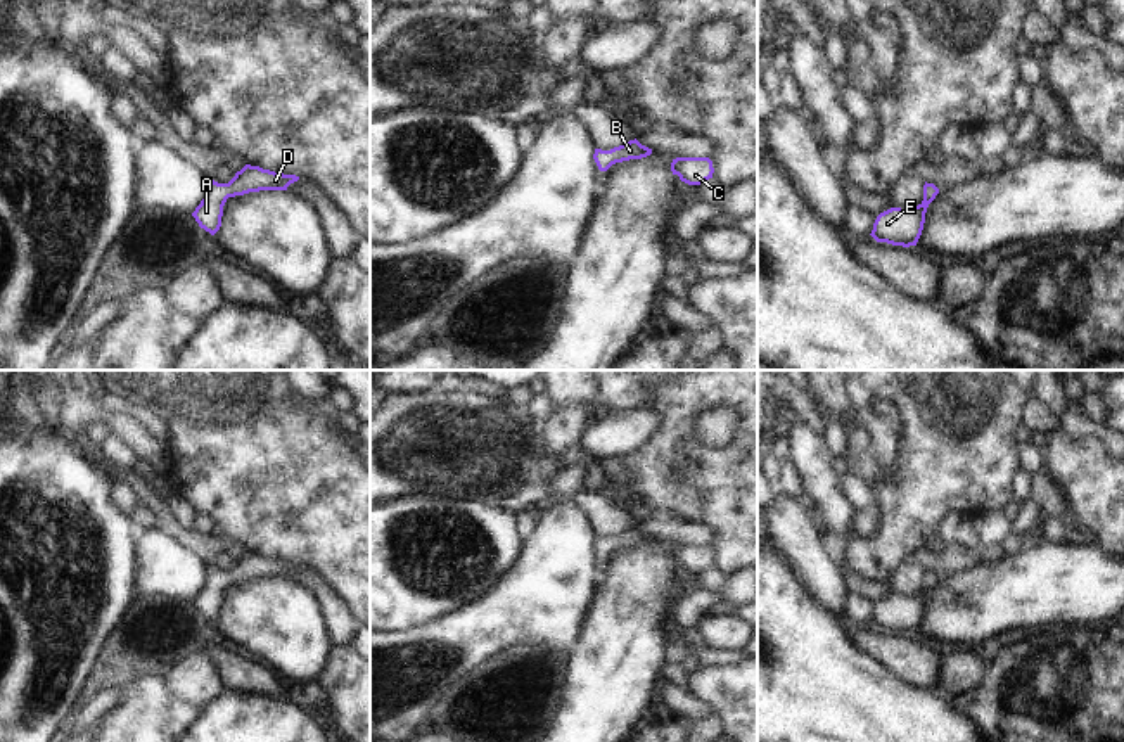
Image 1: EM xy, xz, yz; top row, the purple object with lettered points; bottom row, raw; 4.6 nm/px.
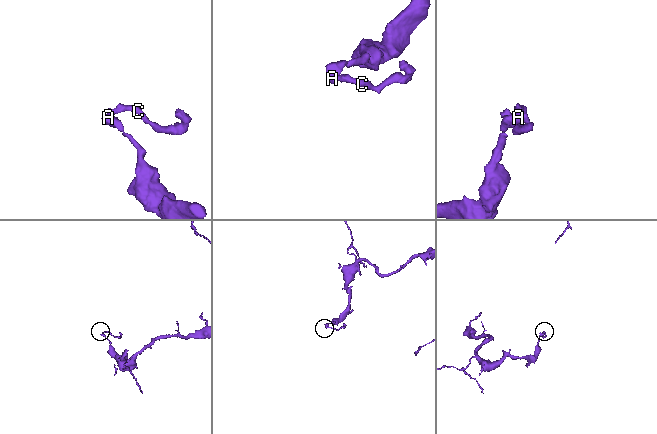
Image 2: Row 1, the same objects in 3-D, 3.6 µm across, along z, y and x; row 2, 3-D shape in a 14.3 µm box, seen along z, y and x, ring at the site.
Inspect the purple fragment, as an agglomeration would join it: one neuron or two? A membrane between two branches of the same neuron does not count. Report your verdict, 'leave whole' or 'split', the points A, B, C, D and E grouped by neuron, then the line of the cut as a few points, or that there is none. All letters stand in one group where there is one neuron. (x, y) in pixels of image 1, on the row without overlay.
leave whole | A B C D E | no cut

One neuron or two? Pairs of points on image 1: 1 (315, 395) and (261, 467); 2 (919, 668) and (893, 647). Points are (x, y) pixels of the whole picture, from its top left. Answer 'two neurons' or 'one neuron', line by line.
1: two neurons
2: one neuron

